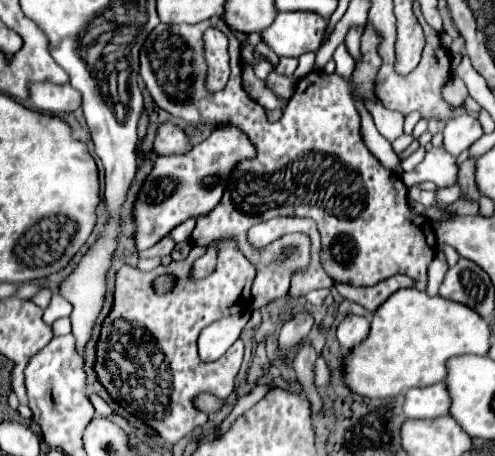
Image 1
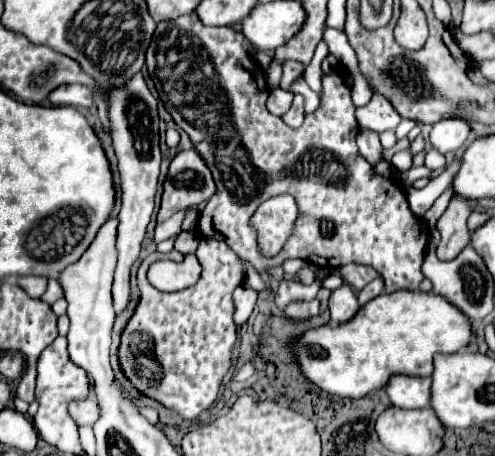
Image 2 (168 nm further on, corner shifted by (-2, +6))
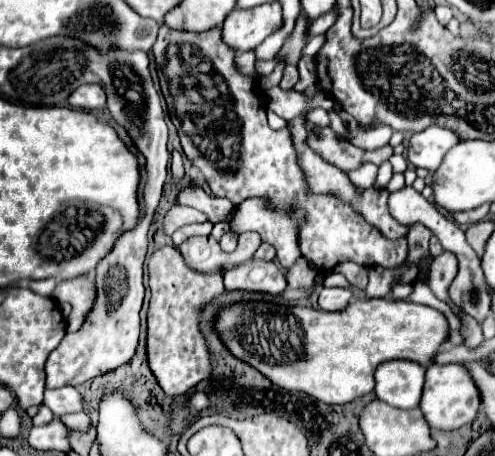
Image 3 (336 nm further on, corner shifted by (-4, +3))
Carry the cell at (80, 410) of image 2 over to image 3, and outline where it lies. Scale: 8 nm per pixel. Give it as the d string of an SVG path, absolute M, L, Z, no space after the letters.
M60 387L44 393L44 405L50 407L54 415L70 415L84 411L82 395L74 387Z

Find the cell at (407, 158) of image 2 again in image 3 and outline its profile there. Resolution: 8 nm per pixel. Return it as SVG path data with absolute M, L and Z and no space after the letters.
M386 161L386 163L382 163L380 167L378 167L378 179L376 179L376 189L384 189L386 185L388 185L388 181L390 181L390 177L392 177L392 165Z

